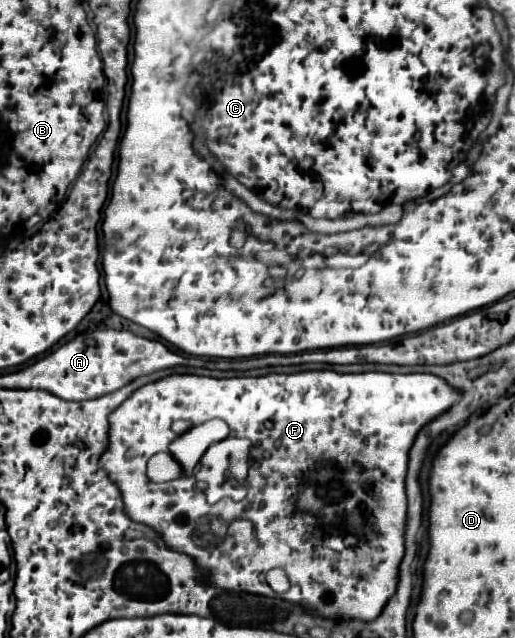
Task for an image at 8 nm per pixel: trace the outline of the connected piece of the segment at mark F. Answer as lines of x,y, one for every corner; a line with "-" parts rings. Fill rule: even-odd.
325,369
234,379
170,375
158,383
148,383
146,387
138,389
112,413
110,443
102,455
102,467
122,489
126,513
134,521
158,529
166,545
172,549
192,555
198,565
210,571
208,581
212,585
232,591
258,593
264,597
298,601
322,617
356,617
362,621
372,621
378,617
388,597
394,595
398,583
398,565
404,557
406,453
410,451
418,429
422,429
426,421
432,421
450,409
454,401
458,401
458,393
454,393
446,381
440,381
440,377
434,377
430,373
392,375
370,371
358,375
342,375
-
178,419
190,419
194,423
224,419
234,437
246,437
258,447
260,467
249,469
248,495
242,501
224,497
218,503
208,505
204,493
198,493
194,489
192,477
170,483
152,483
148,479
146,463
154,453
168,451
168,445
174,439
170,425
-
262,451
268,451
270,455
262,459
-
333,478
340,478
339,484
342,486
332,489
330,499
327,496
324,504
324,499
316,498
315,492
328,493
329,490
322,484
-
354,508
362,512
366,521
364,532
359,537
356,537
348,522
340,521
-
274,568
284,569
292,583
292,587
282,595
276,595
264,579
266,573

